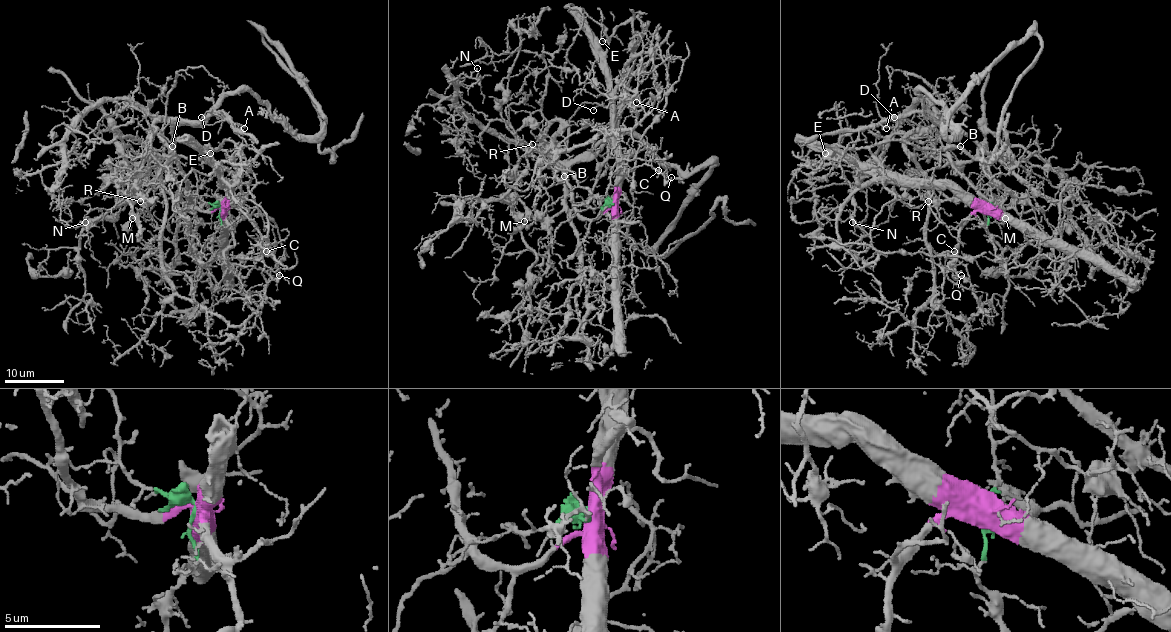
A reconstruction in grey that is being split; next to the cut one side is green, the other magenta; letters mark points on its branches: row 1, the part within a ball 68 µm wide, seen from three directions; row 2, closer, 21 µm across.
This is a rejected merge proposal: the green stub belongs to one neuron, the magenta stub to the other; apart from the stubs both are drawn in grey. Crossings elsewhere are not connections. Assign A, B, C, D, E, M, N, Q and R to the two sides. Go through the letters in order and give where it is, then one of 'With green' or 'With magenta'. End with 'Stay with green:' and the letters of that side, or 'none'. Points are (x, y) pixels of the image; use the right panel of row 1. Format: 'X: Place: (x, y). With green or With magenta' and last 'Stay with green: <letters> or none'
A: Place: (886, 128). With green
B: Place: (960, 146). With green
C: Place: (954, 251). With magenta
D: Place: (894, 117). With green
E: Place: (825, 153). With magenta
M: Place: (1005, 218). With green
N: Place: (852, 222). With green
Q: Place: (961, 275). With magenta
R: Place: (928, 201). With green
Stay with green: A, B, D, M, N, R

